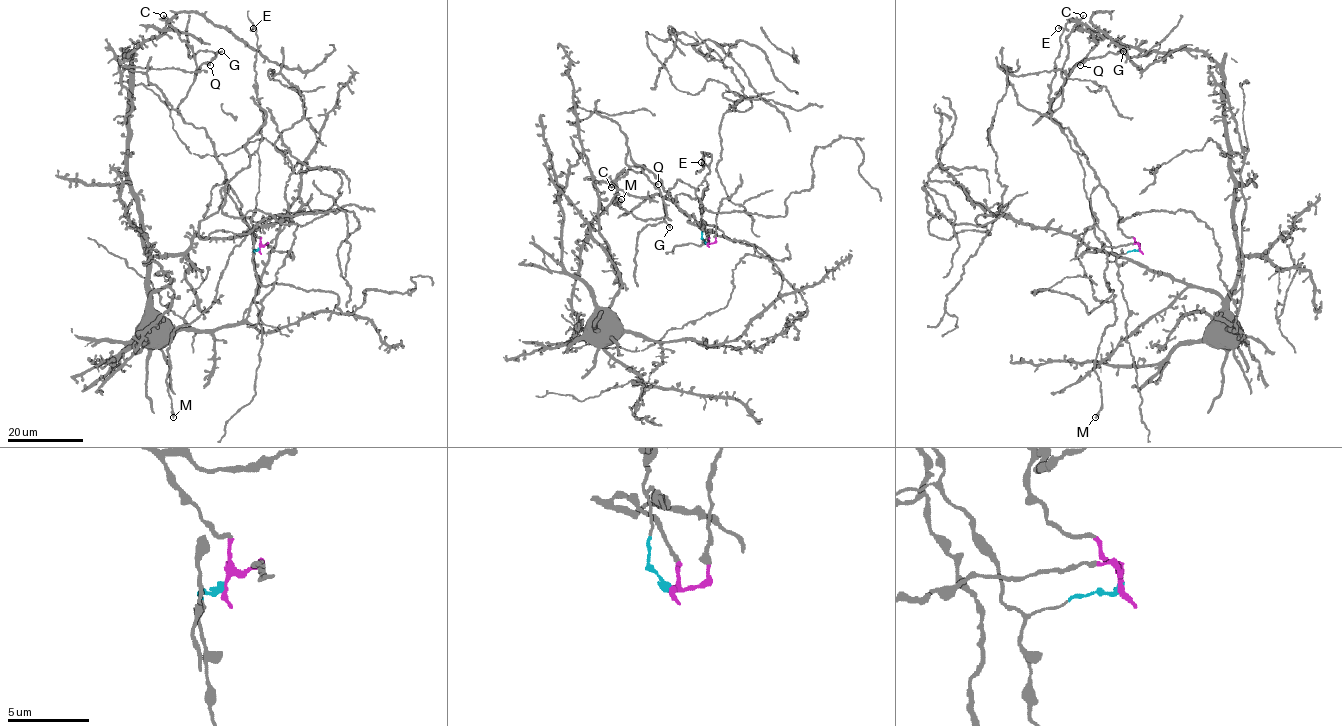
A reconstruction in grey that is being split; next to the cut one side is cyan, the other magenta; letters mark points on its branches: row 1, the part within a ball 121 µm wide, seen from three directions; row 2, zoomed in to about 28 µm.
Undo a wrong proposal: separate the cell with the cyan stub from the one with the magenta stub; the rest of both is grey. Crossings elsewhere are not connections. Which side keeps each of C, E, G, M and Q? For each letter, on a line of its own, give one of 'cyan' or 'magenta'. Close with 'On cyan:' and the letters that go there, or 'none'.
C: magenta
E: cyan
G: magenta
M: magenta
Q: magenta
On cyan: E

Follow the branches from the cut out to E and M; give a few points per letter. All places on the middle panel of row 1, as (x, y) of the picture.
E: (707, 243), (699, 201), (708, 189), (710, 155), (703, 156), (704, 167), (701, 162)
M: (707, 243), (675, 202), (696, 196), (683, 182), (664, 196), (665, 217), (634, 216), (614, 203), (621, 199)

